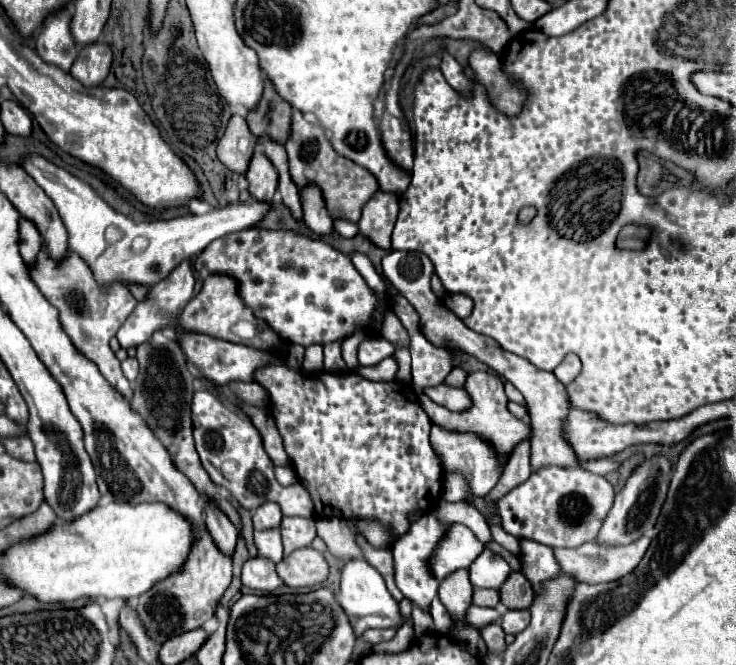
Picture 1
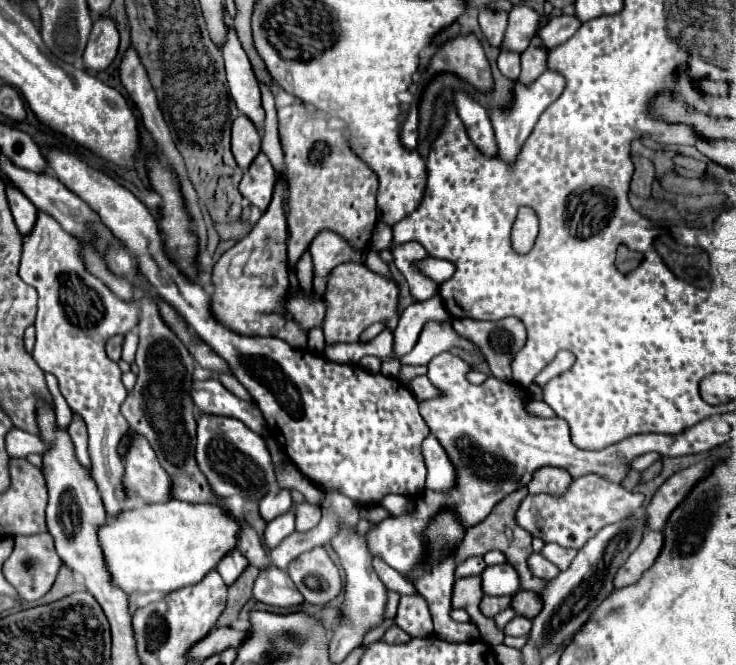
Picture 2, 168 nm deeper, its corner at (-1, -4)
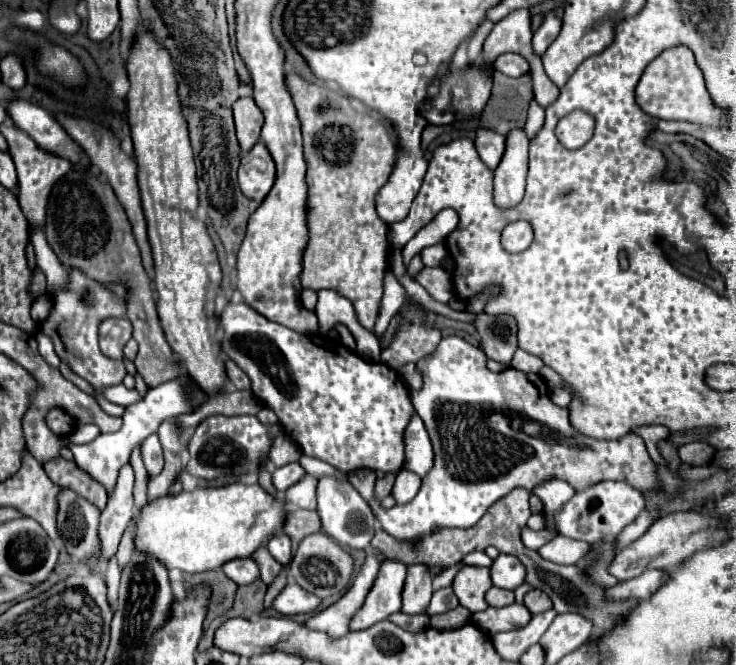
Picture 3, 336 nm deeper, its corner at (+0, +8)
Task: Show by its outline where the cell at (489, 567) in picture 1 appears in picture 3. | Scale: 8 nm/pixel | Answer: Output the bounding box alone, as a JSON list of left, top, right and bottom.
[490,554,526,590]

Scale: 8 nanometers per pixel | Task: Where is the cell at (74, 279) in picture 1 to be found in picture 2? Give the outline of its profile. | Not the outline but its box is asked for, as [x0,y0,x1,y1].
[19,212,139,518]

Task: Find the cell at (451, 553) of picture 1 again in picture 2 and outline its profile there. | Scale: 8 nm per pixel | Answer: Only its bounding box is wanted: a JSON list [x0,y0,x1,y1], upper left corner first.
[455,556,485,578]

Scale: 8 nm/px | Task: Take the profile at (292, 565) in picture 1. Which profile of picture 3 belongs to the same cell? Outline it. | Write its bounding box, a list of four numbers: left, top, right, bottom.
[290,532,354,598]

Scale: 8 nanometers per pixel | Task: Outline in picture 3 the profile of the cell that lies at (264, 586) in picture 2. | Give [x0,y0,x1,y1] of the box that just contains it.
[274,582,322,616]

